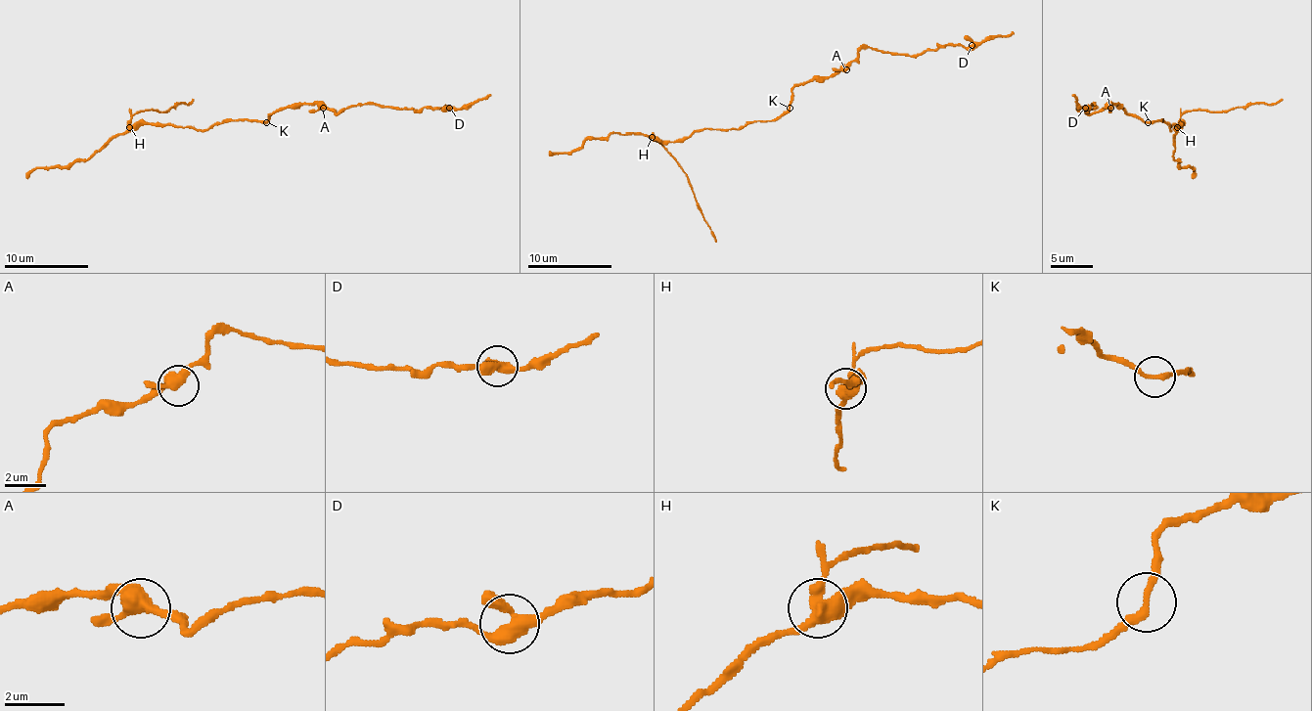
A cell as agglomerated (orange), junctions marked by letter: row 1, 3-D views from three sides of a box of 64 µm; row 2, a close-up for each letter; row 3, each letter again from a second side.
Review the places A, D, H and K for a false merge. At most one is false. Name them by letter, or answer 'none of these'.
H

